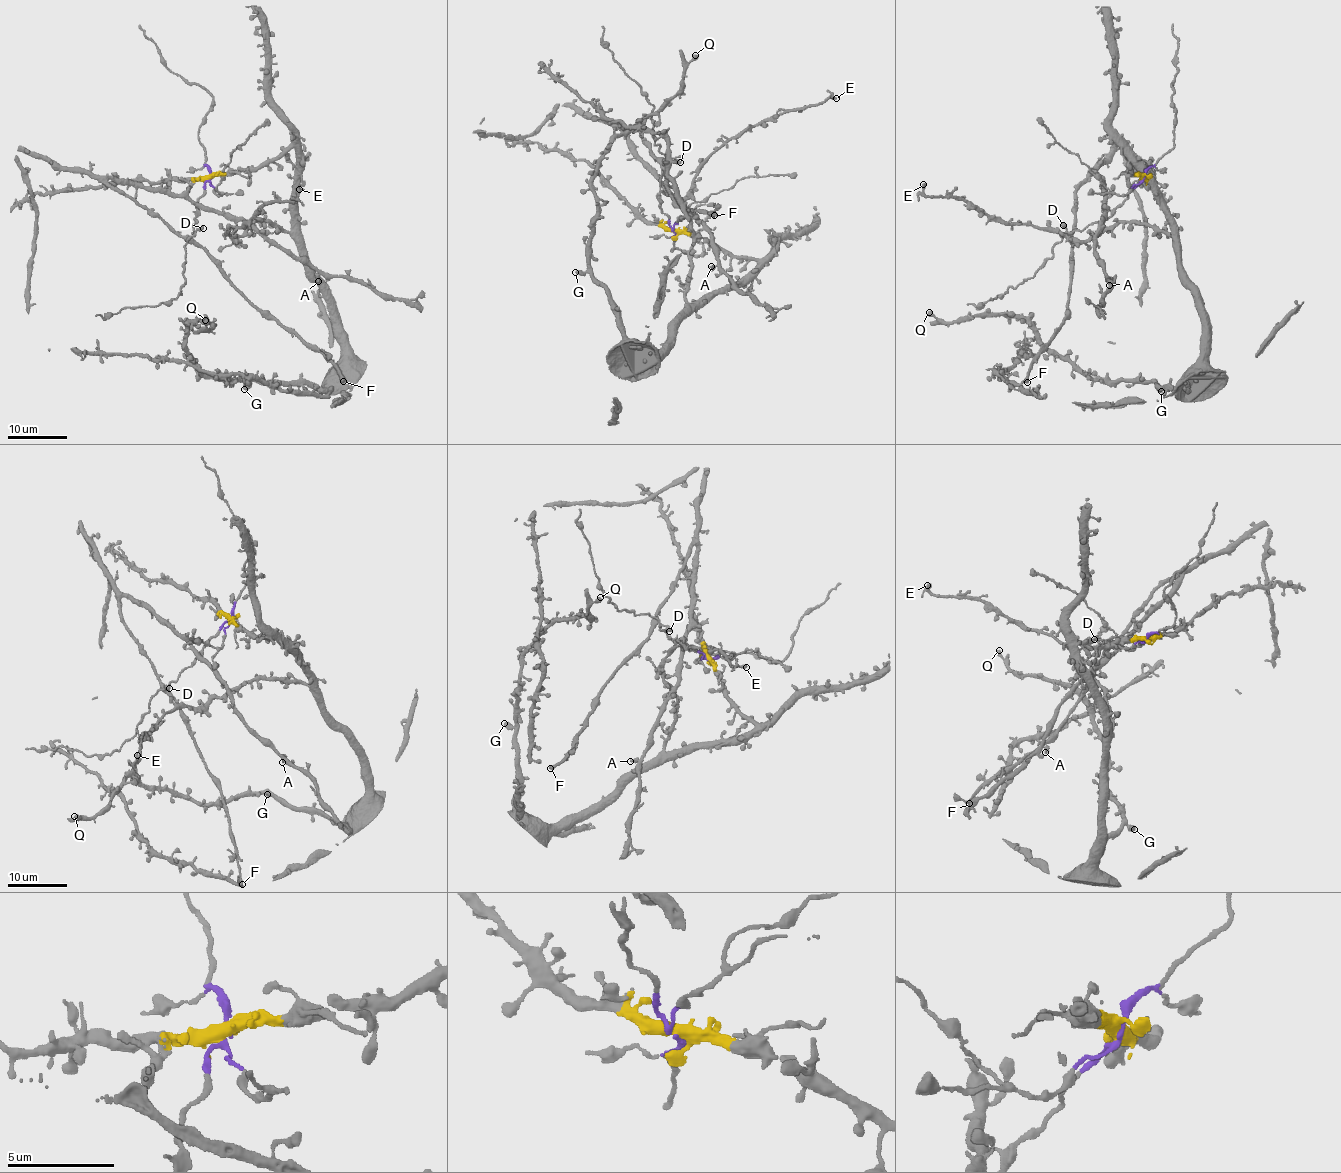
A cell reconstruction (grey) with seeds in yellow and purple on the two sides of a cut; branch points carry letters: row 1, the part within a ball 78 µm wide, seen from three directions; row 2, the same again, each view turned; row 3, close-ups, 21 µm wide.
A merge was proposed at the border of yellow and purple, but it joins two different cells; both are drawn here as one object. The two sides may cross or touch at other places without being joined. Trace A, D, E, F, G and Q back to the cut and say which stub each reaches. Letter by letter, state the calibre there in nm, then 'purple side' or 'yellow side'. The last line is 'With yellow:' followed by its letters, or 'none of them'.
A: calibre 200 nm; purple side
D: calibre 480 nm; purple side
E: calibre 360 nm; yellow side
F: calibre 420 nm; purple side
G: calibre 550 nm; yellow side
Q: calibre 500 nm; yellow side
With yellow: E, G, Q

